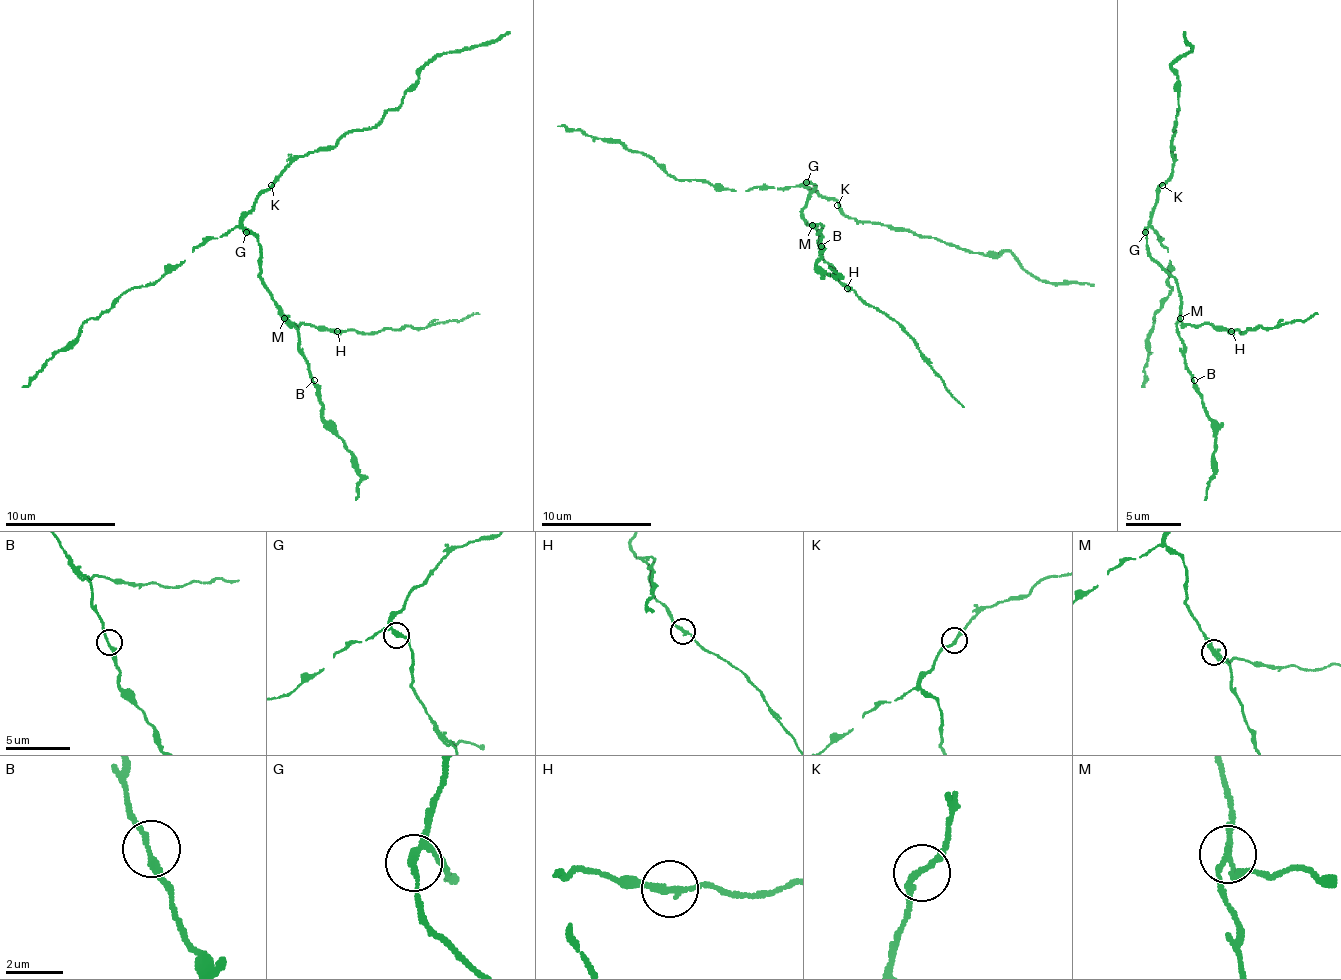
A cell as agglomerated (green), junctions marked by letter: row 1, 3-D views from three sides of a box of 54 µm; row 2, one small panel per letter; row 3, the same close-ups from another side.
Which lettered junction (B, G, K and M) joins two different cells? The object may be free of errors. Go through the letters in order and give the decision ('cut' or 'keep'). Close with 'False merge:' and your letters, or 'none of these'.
B: keep
G: keep
K: keep
M: cut
False merge: M

